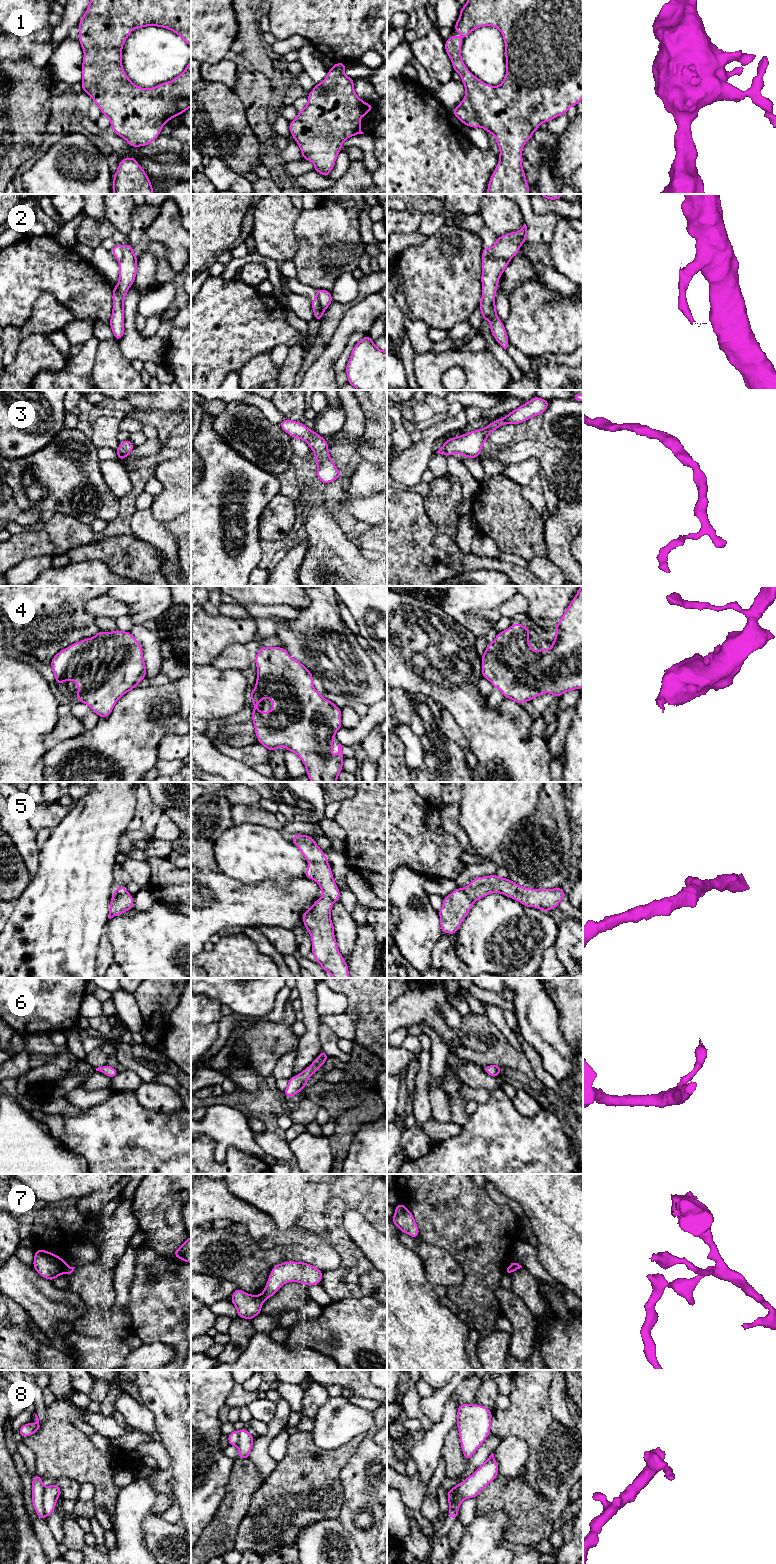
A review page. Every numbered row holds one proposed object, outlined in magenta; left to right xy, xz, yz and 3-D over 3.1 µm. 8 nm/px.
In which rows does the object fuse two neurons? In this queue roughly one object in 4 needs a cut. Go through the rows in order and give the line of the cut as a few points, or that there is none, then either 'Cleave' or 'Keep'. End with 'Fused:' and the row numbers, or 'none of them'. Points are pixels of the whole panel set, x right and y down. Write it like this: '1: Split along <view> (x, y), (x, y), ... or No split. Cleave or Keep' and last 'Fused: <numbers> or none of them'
1: No split. Keep
2: Split along yz (491, 248), (494, 257), (508, 261). Cleave
3: No split. Keep
4: No split. Keep
5: No split. Keep
6: No split. Keep
7: Split along xz (260, 1295), (264, 1299). Cleave
8: Split along xy (43, 1487), (43, 1511), (47, 1516). Cleave
Fused: 2, 7, 8

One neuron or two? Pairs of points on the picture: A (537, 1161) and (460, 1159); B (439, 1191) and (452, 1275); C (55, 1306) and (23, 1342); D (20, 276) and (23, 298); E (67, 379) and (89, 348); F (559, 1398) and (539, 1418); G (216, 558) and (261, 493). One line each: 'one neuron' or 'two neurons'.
A: one neuron
B: two neurons
C: two neurons
D: one neuron
E: one neuron
F: two neurons
G: one neuron

